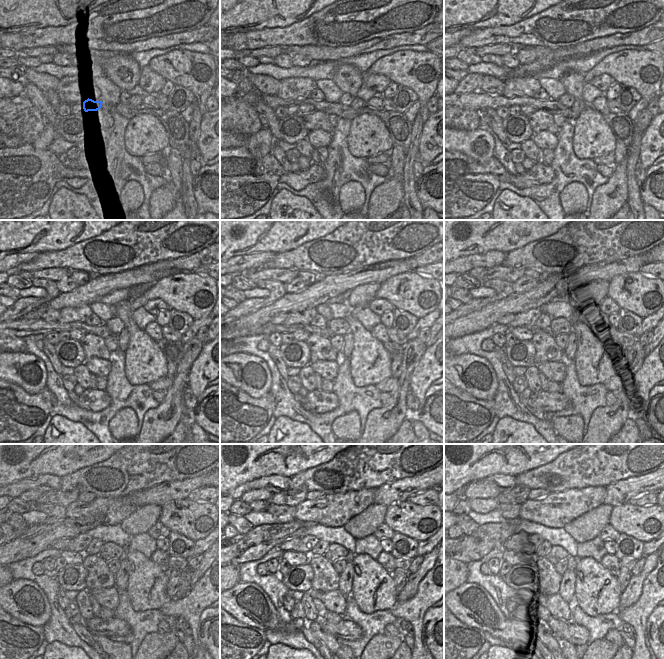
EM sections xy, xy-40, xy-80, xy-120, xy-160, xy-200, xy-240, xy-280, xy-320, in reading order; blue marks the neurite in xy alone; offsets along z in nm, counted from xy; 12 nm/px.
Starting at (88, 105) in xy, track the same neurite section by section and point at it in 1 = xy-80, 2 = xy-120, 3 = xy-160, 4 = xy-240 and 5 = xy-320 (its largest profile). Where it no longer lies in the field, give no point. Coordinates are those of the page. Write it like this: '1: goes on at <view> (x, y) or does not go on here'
1: goes on at xy-80 (526, 110)
2: goes on at xy-120 (77, 335)
3: goes on at xy-160 (300, 335)
4: goes on at xy-240 (71, 557)
5: goes on at xy-320 (514, 559)

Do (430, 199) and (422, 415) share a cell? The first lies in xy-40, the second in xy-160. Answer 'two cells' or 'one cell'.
one cell

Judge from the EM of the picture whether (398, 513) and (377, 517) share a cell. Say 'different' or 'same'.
different

